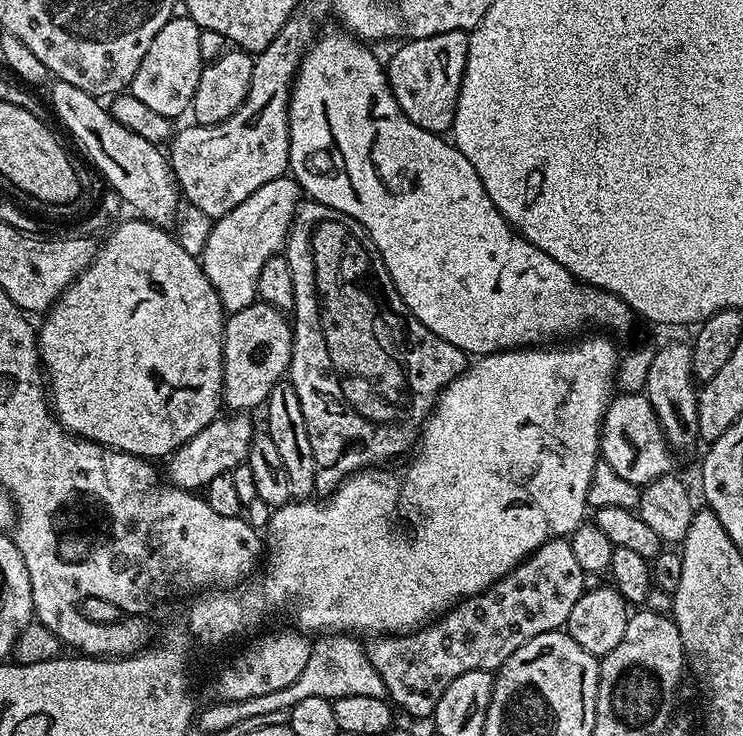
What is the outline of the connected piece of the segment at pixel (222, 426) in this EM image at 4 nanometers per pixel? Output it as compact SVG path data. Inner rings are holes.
M228 414L211 420L198 434L194 434L185 444L173 450L167 457L167 483L176 488L189 490L203 490L207 488L210 478L218 478L218 474L230 474L240 464L248 459L248 451L252 445L254 429L252 429L251 415Z

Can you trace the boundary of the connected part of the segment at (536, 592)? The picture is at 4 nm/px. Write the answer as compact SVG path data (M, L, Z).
M567 539L548 540L536 552L516 565L513 572L508 572L497 584L492 584L485 592L467 597L448 609L439 618L433 619L407 634L385 634L375 637L367 645L366 651L374 670L382 674L382 682L386 682L387 697L397 709L409 712L412 716L431 717L438 706L438 698L446 694L446 686L458 678L458 674L466 674L470 670L482 670L495 673L518 650L518 646L526 646L530 638L538 638L538 634L546 634L563 629L570 618L570 610L574 610L574 602L586 590L586 574L578 561L574 559L574 550Z

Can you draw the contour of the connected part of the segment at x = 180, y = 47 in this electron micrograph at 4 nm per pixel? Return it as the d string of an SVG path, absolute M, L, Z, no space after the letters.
M176 14L171 20L154 34L154 42L150 42L150 50L146 50L146 58L142 58L142 66L138 66L138 74L134 74L130 85L130 94L150 106L157 114L169 118L177 118L192 107L194 90L198 90L198 78L206 63L204 52L200 49L202 30L187 15Z

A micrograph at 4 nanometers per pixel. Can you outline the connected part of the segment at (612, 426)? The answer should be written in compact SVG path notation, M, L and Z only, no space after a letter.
M643 394L619 396L609 400L608 409L604 411L604 421L600 425L600 456L626 482L643 487L654 478L669 475L673 471L674 456L648 397Z

